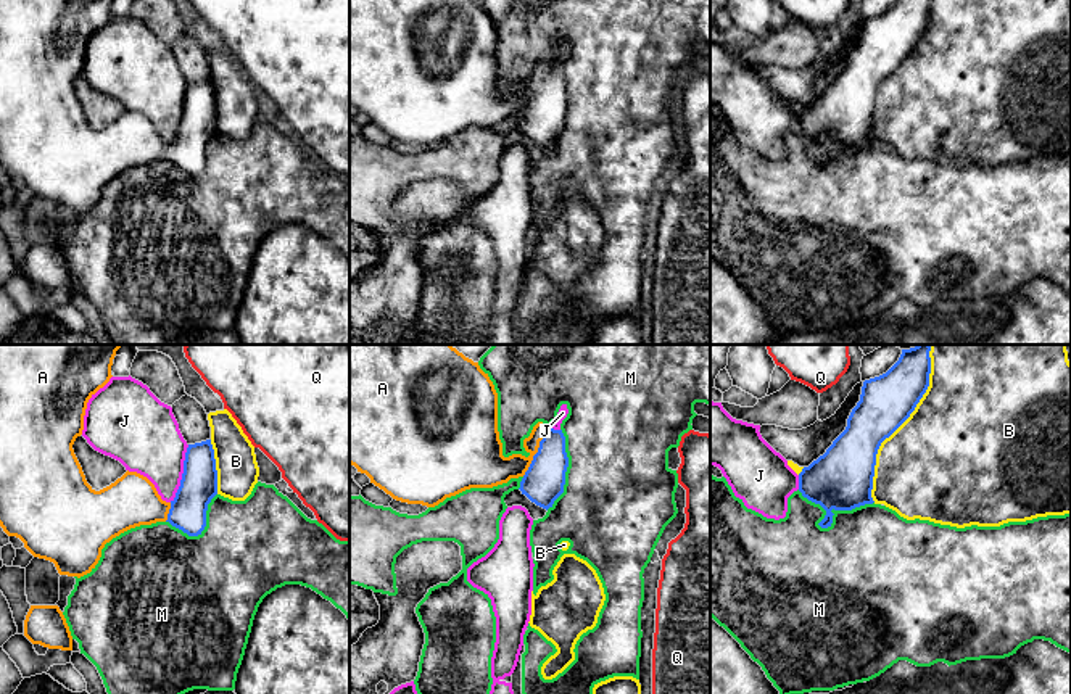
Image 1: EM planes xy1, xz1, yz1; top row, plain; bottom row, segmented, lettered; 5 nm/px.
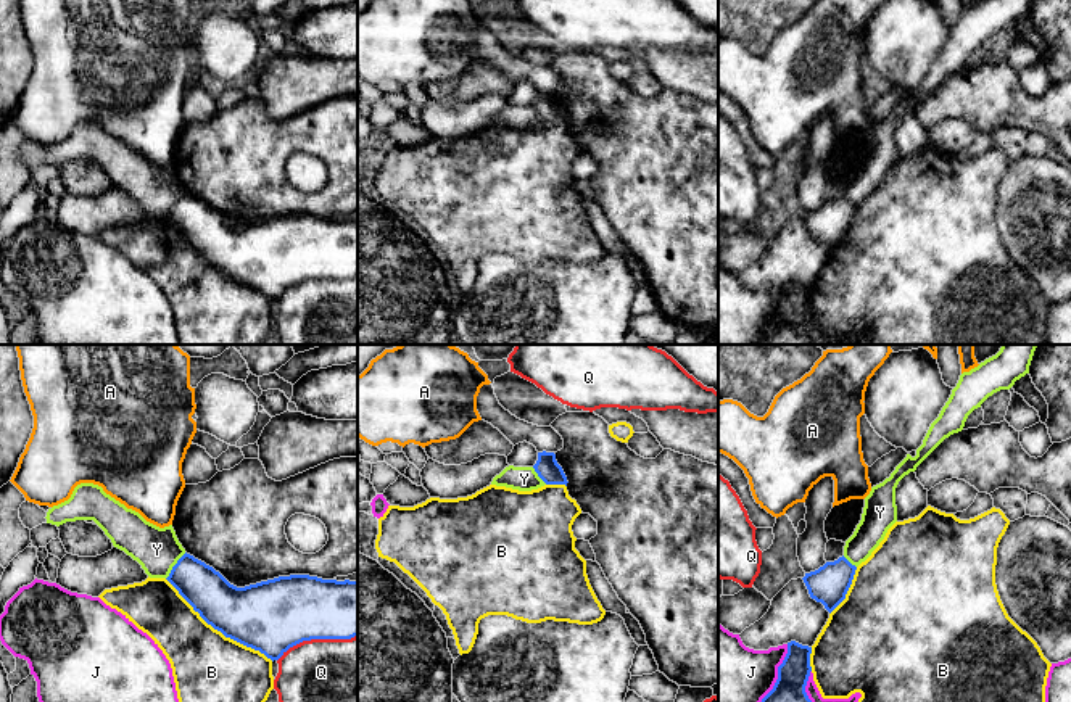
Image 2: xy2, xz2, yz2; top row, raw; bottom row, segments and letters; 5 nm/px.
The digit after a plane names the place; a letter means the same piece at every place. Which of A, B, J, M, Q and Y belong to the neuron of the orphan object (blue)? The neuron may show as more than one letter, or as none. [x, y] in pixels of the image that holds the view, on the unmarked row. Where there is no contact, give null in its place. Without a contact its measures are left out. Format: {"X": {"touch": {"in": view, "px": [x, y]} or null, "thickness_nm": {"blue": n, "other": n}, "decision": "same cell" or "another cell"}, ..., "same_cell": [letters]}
{"A": {"touch": {"in": "xz1", "px": [538, 90]}, "thickness_nm": {"blue": 200, "other": 170}, "decision": "same cell"}, "B": {"touch": {"in": "yz1", "px": [893, 71]}, "thickness_nm": {"blue": 260, "other": 500}, "decision": "another cell"}, "J": {"touch": {"in": "yz2", "px": [778, 314]}, "thickness_nm": {"blue": 220, "other": 380}, "decision": "another cell"}, "M": {"touch": {"in": "yz1", "px": [830, 163]}, "thickness_nm": {"blue": 300, "other": 480}, "decision": "another cell"}, "Q": {"touch": {"in": "xy2", "px": [316, 277]}, "thickness_nm": {"blue": 360, "other": 480}, "decision": "another cell"}, "Y": {"touch": {"in": "xy2", "px": [174, 205]}, "thickness_nm": {"blue": 220, "other": 220}, "decision": "another cell"}, "same_cell": ["A"]}

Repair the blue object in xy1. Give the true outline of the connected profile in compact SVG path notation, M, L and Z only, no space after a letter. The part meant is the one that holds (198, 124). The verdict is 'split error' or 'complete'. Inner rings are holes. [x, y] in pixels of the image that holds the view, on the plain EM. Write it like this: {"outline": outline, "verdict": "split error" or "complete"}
{"outline": "M0 0L0 166L16 176L39 198L55 203L60 214L84 216L101 196L101 188L121 172L156 161L169 161L188 176L206 166L206 150L217 134L217 109L211 79L188 84L176 137L166 142L155 124L137 111L126 111L110 126L95 130L85 119L72 84L84 69L89 39L111 14L113 0Z", "verdict": "split error"}

